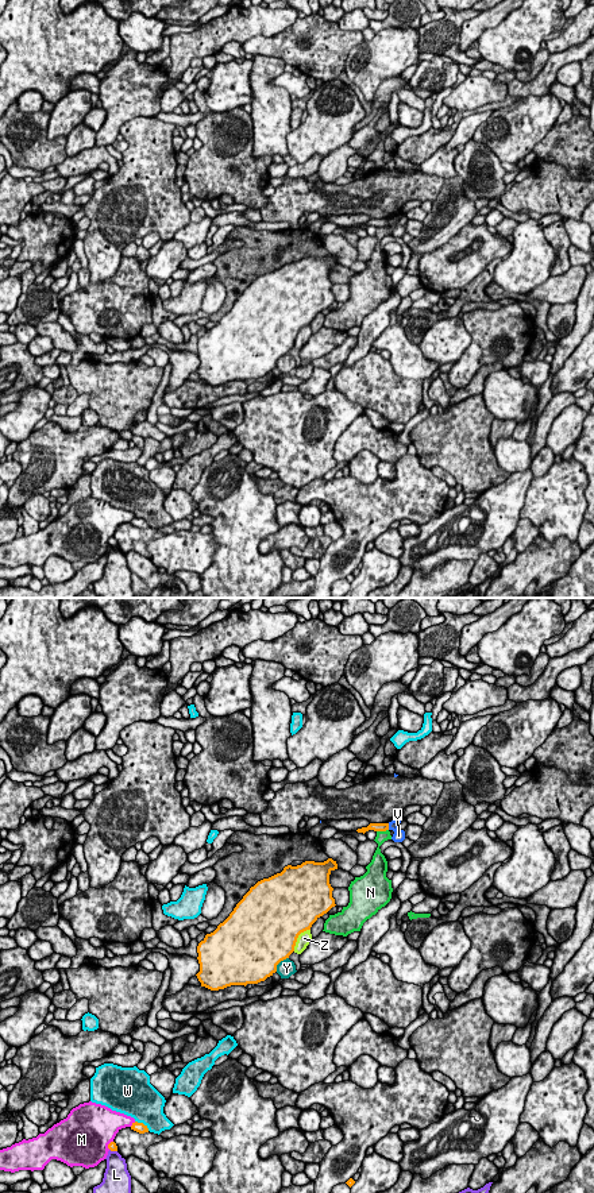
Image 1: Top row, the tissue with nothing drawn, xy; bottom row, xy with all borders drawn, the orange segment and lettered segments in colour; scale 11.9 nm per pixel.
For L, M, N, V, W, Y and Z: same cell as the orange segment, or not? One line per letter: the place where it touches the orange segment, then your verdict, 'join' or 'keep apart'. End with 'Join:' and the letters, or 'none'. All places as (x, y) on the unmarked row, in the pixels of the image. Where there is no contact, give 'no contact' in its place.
L: contact xy (114, 545); keep apart
M: contact xy (132, 518); keep apart
N: contact xy (382, 226); keep apart
V: contact xy (388, 222); keep apart
W: contact xy (142, 518); keep apart
Y: contact xy (280, 356); keep apart
Z: contact xy (297, 332); keep apart
Join: none

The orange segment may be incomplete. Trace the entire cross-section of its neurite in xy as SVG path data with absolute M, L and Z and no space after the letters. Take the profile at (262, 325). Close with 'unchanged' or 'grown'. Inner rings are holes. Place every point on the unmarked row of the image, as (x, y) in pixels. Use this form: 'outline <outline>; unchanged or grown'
outline M332 254L324 258L305 256L297 262L288 260L281 269L251 282L230 312L198 339L200 367L196 371L201 382L211 386L246 382L273 371L277 360L294 347L298 331L310 325L320 312L336 301L329 279L329 270L335 265L338 259Z; unchanged

